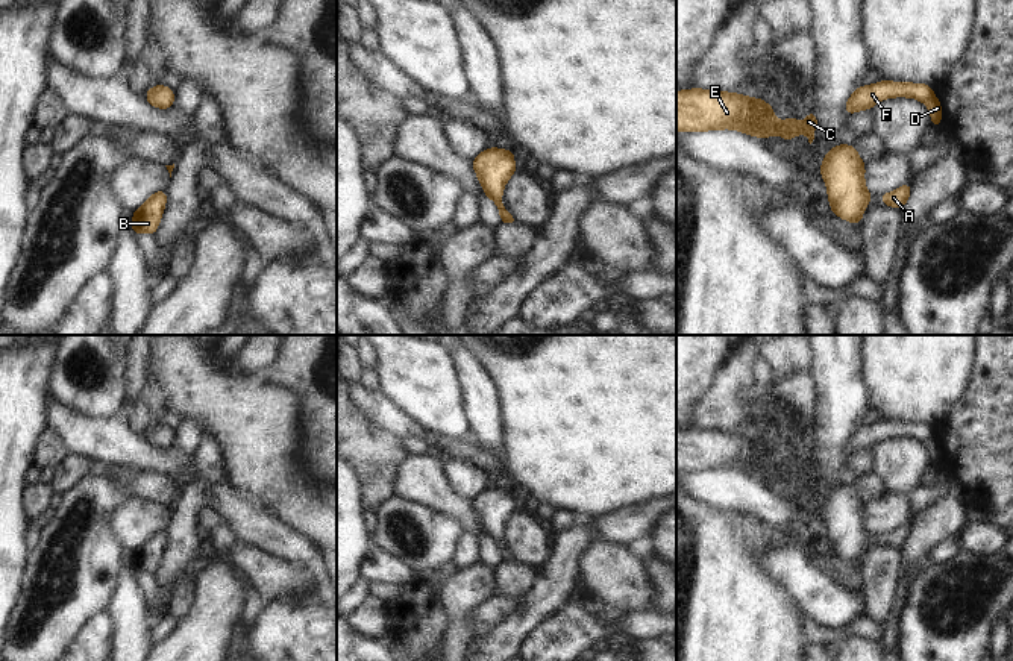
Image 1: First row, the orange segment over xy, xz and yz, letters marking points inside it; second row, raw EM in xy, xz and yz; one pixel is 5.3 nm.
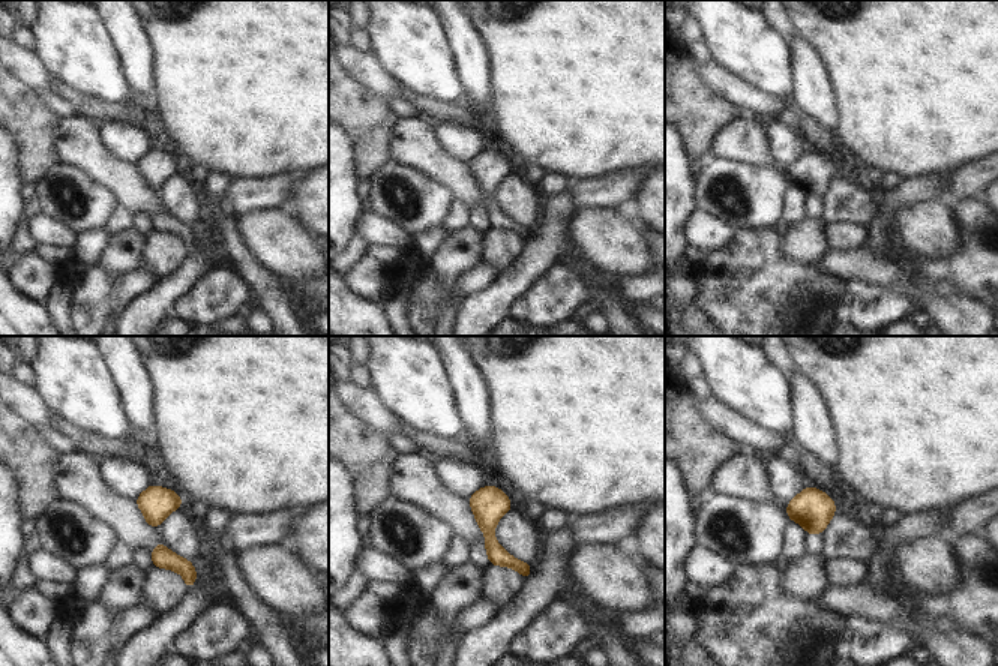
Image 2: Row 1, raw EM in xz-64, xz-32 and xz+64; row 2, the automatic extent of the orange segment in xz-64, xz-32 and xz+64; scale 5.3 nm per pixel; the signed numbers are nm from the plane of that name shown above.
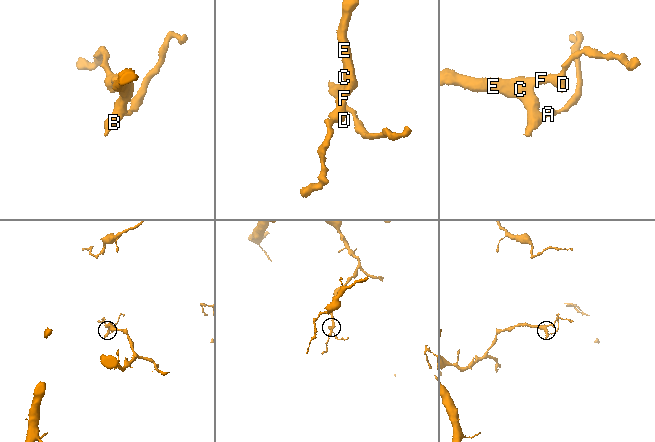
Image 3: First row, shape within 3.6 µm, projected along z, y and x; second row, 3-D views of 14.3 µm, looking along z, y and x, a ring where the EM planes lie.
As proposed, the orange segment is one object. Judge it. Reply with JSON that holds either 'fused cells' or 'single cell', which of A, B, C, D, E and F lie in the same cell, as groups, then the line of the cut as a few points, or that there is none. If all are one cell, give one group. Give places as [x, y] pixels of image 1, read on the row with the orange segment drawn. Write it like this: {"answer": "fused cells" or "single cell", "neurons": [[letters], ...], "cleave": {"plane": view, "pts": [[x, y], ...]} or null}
{"answer": "single cell", "neurons": [["A", "B", "C", "D", "E", "F"]], "cleave": null}

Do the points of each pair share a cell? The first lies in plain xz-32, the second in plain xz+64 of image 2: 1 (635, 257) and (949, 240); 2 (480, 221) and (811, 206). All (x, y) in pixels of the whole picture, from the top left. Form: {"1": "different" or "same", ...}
{"1": "same", "2": "same"}

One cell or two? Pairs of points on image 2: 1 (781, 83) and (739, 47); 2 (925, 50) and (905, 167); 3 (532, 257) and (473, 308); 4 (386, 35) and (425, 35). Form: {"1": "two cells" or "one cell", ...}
{"1": "one cell", "2": "one cell", "3": "one cell", "4": "one cell"}

